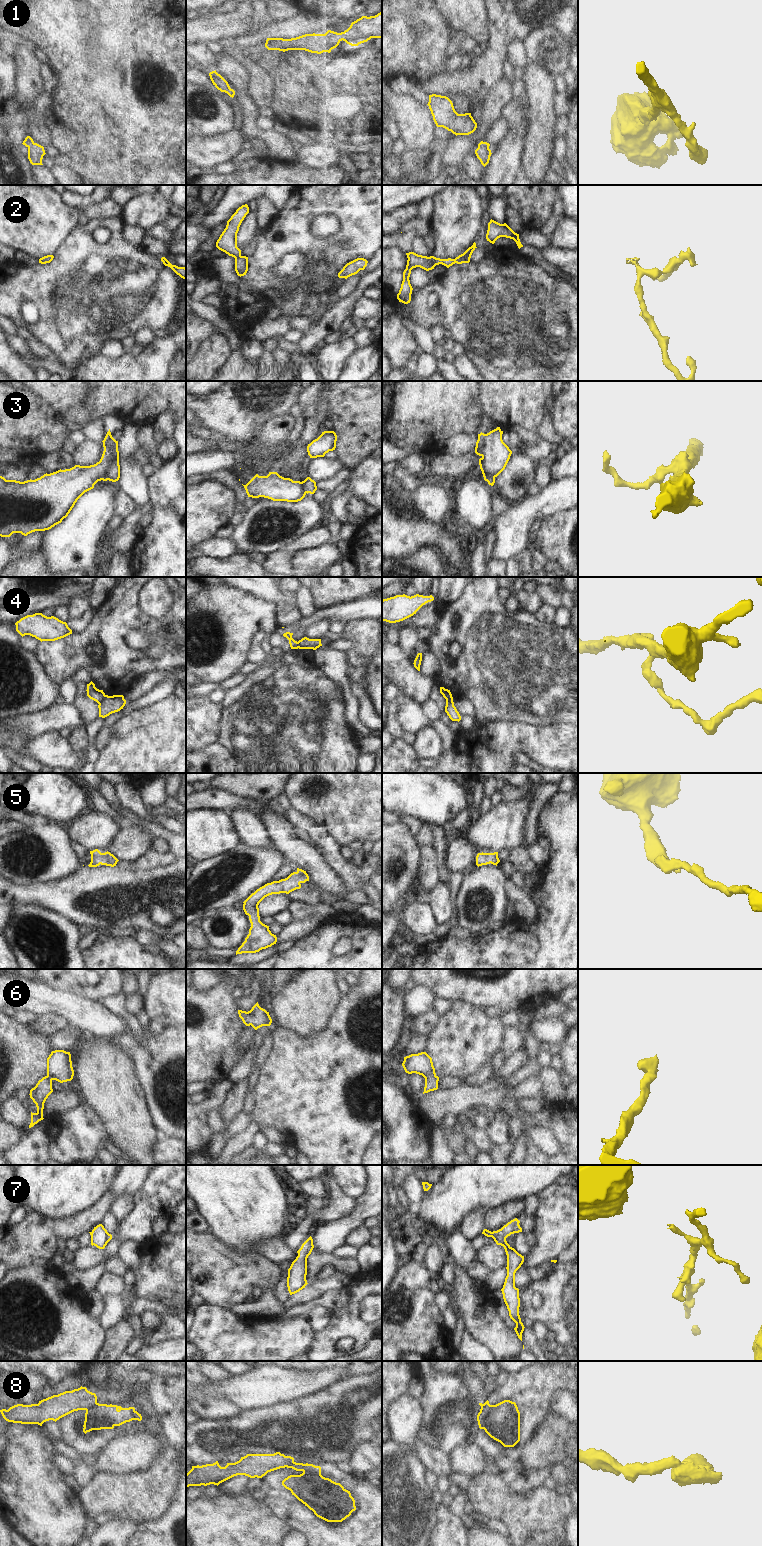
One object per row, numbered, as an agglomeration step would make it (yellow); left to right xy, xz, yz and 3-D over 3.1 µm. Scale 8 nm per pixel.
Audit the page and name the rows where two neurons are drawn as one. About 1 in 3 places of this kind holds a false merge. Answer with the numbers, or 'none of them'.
2, 3, 4, 8

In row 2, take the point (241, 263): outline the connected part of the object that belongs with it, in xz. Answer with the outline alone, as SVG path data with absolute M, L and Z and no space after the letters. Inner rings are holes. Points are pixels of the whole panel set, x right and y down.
M240 256L235 258L235 271L240 277L246 275L248 271L248 257Z

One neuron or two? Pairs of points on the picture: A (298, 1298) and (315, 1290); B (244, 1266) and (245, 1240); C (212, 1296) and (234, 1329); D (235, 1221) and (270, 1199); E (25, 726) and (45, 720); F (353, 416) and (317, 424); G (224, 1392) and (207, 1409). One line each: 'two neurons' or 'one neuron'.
A: one neuron
B: two neurons
C: two neurons
D: one neuron
E: one neuron
F: two neurons
G: two neurons

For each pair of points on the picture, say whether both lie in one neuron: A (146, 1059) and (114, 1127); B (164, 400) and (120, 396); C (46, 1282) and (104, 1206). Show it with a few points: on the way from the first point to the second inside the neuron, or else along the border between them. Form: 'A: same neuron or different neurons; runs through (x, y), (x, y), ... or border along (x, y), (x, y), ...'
A: different neurons; border along (129, 1056), (133, 1064), (135, 1076), (146, 1100)
B: same neuron; runs through (153, 396), (131, 396)
C: different neurons; border along (49, 1265), (26, 1267)

